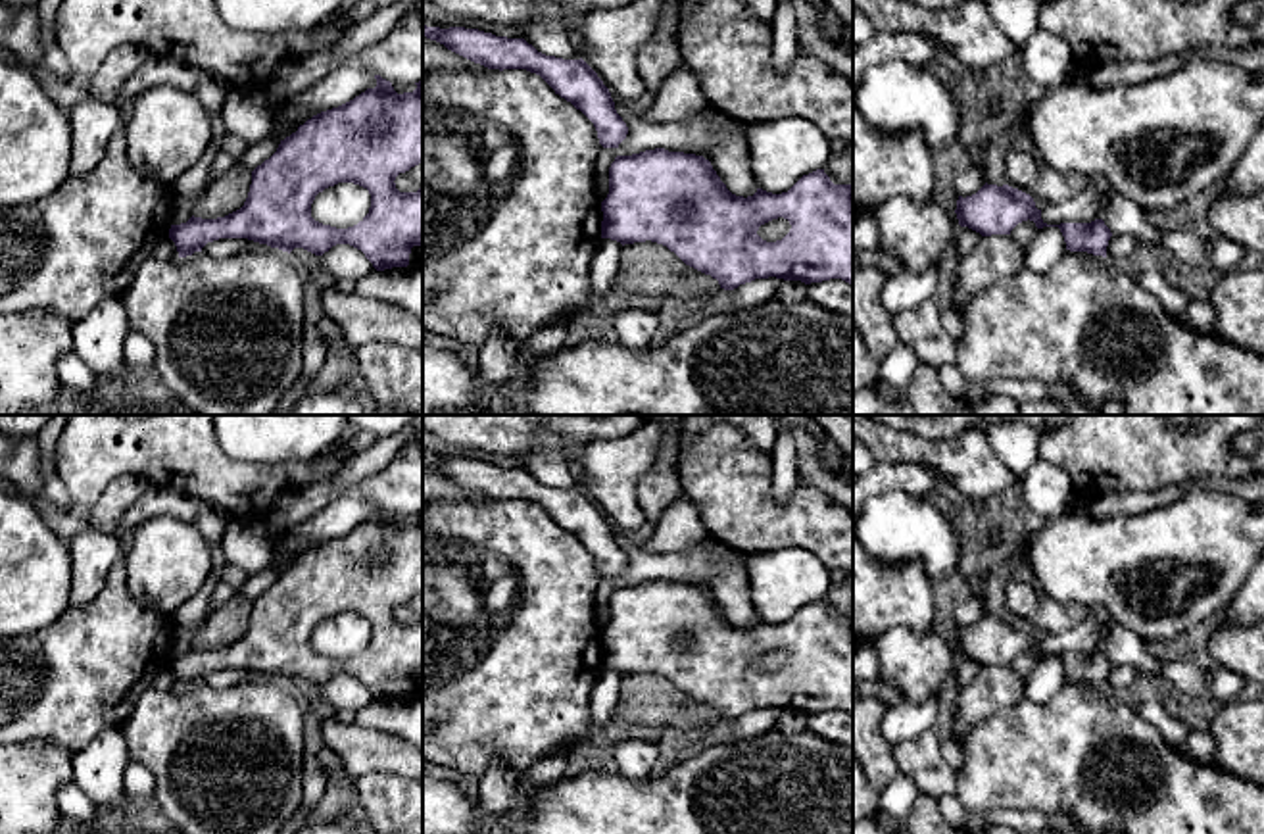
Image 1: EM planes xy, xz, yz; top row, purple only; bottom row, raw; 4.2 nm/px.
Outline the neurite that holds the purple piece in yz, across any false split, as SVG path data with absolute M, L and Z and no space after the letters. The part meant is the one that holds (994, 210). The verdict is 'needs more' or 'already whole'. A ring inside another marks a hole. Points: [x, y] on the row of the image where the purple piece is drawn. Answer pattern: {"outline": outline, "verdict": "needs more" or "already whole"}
{"outline": "M985 183L972 196L959 196L955 213L960 227L968 227L982 236L1010 234L1018 223L1028 219L1033 221L1037 229L1058 227L1066 250L1103 258L1106 258L1106 246L1112 236L1103 219L1091 223L1047 225L1041 219L1041 209L1035 208L1033 198L1009 184L997 186Z", "verdict": "already whole"}

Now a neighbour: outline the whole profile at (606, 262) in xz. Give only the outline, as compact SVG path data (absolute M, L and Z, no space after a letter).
M601 238L601 244L592 261L592 286L594 296L590 309L605 307L607 296L615 290L622 244L611 238Z

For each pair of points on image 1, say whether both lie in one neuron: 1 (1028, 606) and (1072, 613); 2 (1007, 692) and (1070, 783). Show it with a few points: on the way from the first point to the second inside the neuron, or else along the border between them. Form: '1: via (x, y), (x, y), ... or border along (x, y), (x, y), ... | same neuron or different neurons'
1: via (1040, 612), (1061, 613) | same neuron
2: border along (1024, 698), (974, 723) | different neurons

